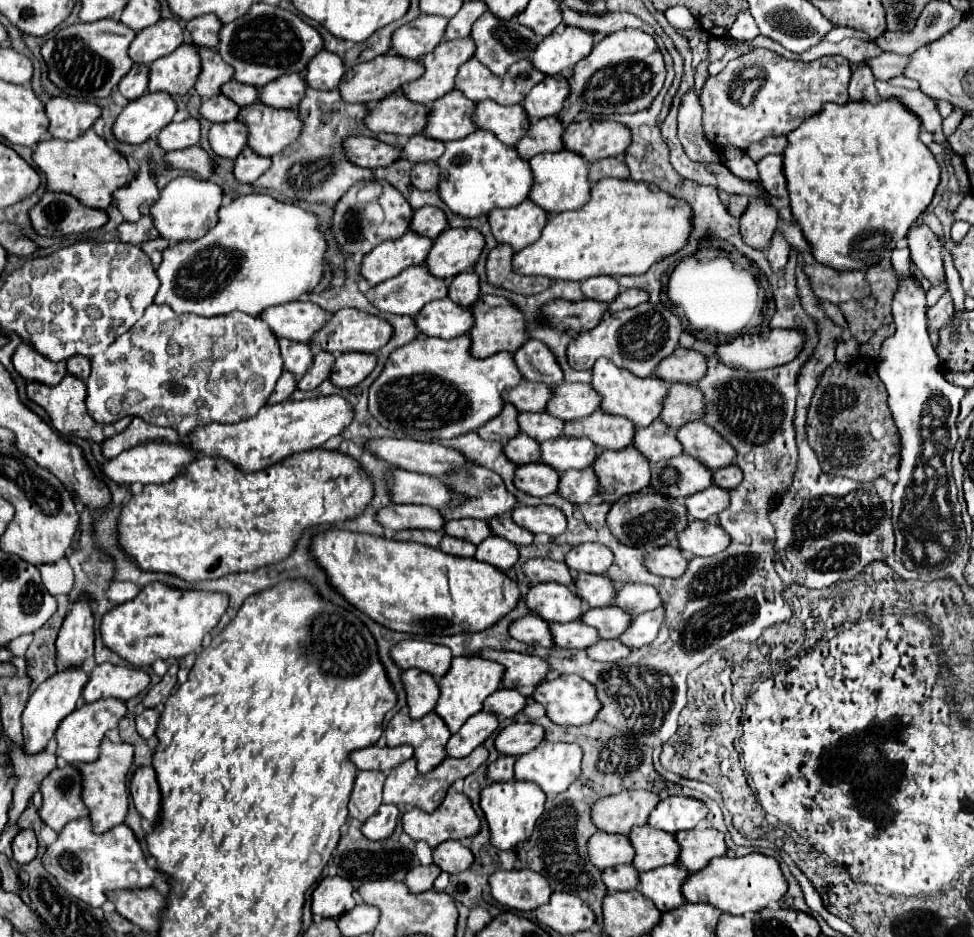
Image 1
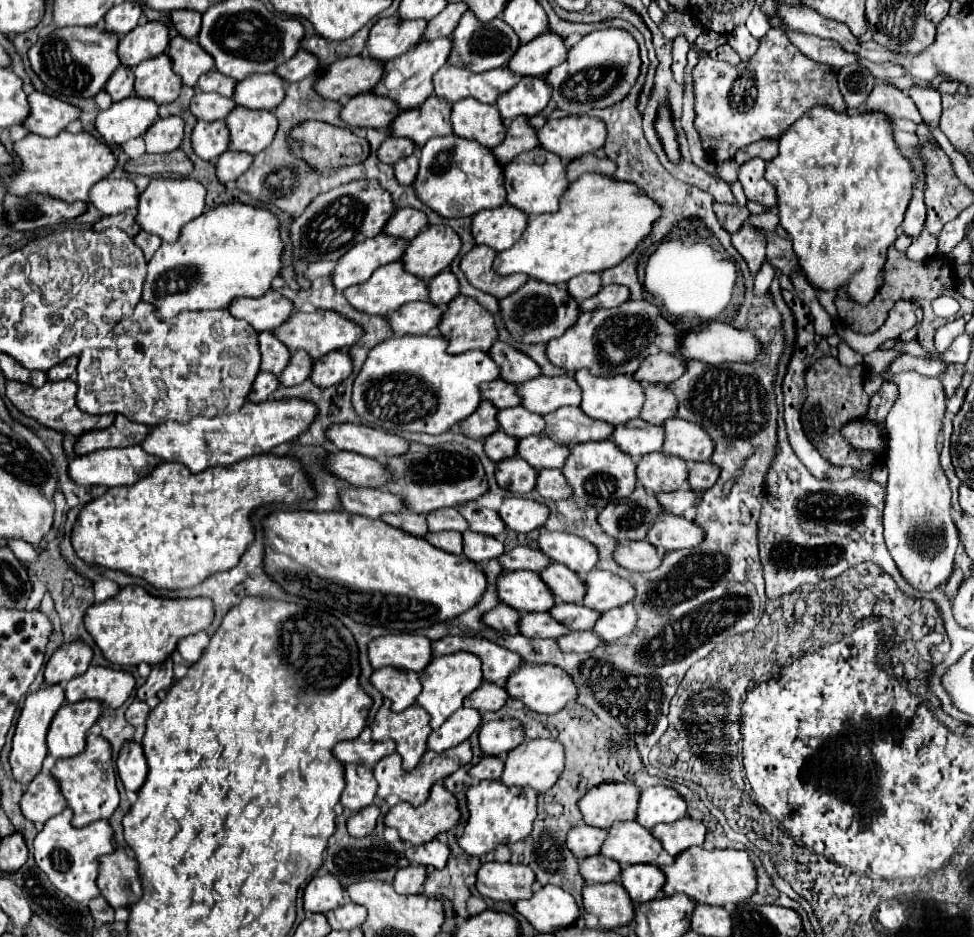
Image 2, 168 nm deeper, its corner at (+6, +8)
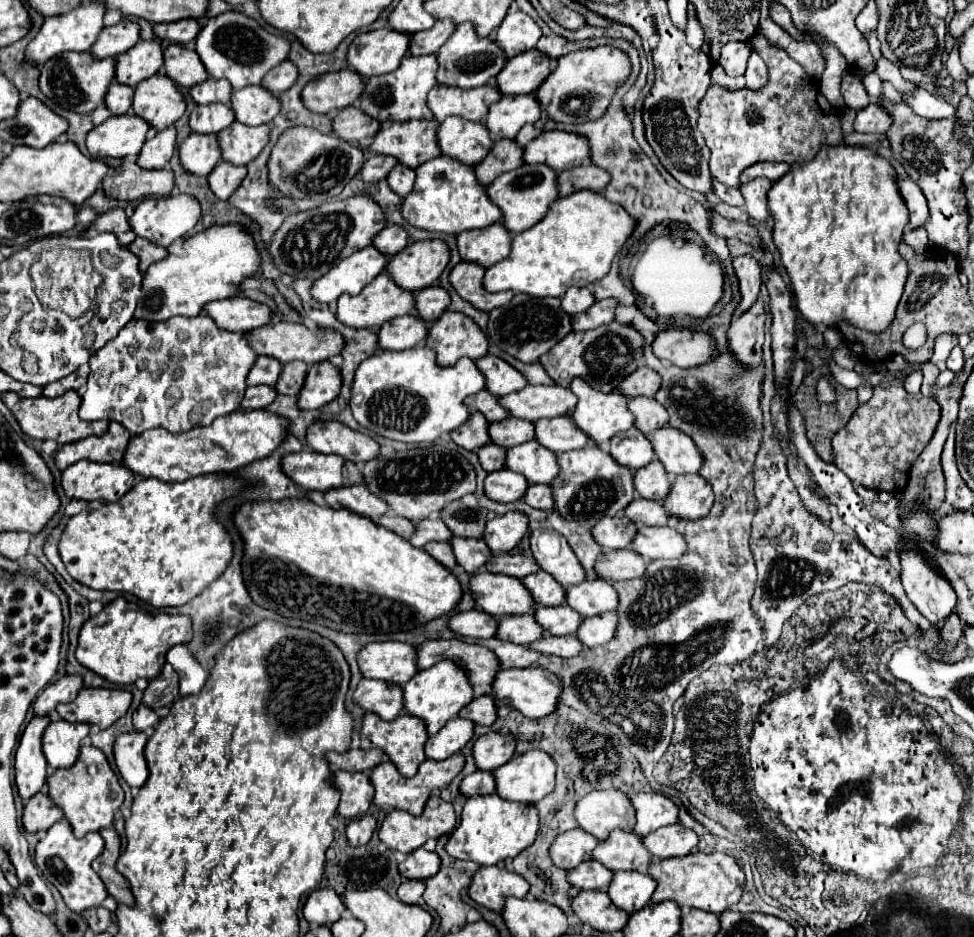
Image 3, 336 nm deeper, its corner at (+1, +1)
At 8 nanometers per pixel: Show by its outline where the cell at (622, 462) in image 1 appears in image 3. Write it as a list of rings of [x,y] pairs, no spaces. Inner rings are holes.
[[[587,444],[581,450],[563,452],[557,456],[559,474],[551,480],[551,494],[555,498],[555,510],[569,522],[601,520],[605,516],[621,516],[623,508],[633,500],[633,476],[631,470],[617,464],[611,454],[605,454],[595,444]]]

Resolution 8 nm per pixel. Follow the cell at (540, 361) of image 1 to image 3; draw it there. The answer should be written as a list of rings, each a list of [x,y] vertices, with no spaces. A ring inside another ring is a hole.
[[[483,356],[475,362],[475,366],[485,376],[485,390],[489,390],[497,398],[527,386],[527,380],[523,378],[523,374],[519,374],[511,364],[507,364],[497,356]]]

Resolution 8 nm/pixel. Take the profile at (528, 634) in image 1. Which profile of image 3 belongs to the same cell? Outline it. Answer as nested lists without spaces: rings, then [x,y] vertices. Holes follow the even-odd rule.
[[[477,608],[453,614],[447,626],[457,636],[469,636],[469,638],[493,638],[497,628],[495,618]]]

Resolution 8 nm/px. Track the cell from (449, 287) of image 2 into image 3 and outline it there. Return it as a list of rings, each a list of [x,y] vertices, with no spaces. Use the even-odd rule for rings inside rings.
[[[429,286],[415,294],[417,316],[427,324],[433,324],[445,312],[447,306],[449,306],[449,294],[441,286]]]

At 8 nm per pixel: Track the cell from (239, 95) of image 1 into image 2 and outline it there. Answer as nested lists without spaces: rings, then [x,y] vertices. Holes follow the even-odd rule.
[[[210,71],[206,75],[200,77],[198,81],[198,89],[200,91],[206,91],[206,93],[218,93],[218,95],[224,95],[224,97],[234,97],[234,87],[236,87],[238,81],[218,73],[218,71]]]

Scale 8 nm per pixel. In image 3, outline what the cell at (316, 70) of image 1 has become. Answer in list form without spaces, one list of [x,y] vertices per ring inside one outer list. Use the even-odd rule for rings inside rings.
[[[285,60],[277,68],[265,74],[261,86],[267,86],[267,90],[271,90],[273,94],[281,94],[283,90],[289,90],[295,80],[297,80],[297,68]]]

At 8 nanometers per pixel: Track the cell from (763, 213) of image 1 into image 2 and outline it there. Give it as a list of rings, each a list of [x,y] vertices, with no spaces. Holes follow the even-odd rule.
[[[744,223],[736,233],[732,233],[732,243],[738,249],[738,253],[746,259],[746,263],[750,265],[752,275],[764,263],[764,247],[766,247],[766,243],[762,243],[762,235],[758,235],[758,231],[760,231],[760,227]]]

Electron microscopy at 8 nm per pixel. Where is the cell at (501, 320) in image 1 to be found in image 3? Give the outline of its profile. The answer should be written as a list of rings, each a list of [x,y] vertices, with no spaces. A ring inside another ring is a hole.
[[[451,310],[443,312],[439,316],[439,320],[435,320],[431,324],[427,340],[425,340],[425,346],[429,346],[431,350],[435,350],[439,366],[453,366],[463,356],[467,356],[471,360],[477,360],[477,358],[481,358],[481,356],[487,354],[487,338],[479,330],[479,326],[469,316],[465,316],[461,312],[451,312]]]

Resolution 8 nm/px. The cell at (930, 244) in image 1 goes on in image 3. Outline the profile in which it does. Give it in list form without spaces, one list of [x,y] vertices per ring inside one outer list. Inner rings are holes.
[[[897,180],[897,184],[899,184],[899,192],[907,204],[907,210],[909,210],[907,228],[923,226],[929,216],[929,210],[927,210],[927,202],[925,202],[921,188],[913,180]]]

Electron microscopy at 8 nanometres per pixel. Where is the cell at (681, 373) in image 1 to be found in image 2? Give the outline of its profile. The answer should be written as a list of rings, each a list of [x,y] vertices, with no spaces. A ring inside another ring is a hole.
[[[658,351],[644,359],[642,367],[634,373],[634,379],[646,381],[646,383],[668,385],[674,379],[682,377],[684,371],[686,371],[686,359],[680,353]]]

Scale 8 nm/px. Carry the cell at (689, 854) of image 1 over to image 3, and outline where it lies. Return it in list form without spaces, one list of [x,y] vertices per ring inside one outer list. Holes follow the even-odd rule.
[[[671,824],[667,828],[659,828],[647,836],[643,836],[643,846],[657,858],[685,856],[693,848],[697,848],[697,834],[681,824]]]

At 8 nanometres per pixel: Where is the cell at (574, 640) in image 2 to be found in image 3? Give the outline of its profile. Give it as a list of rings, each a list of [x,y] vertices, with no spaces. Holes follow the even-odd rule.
[[[545,634],[539,642],[533,642],[531,648],[535,652],[541,654],[553,654],[553,656],[561,656],[561,658],[573,658],[581,652],[583,644],[575,638],[575,636],[567,636],[567,638],[559,638],[559,636],[549,636]]]

